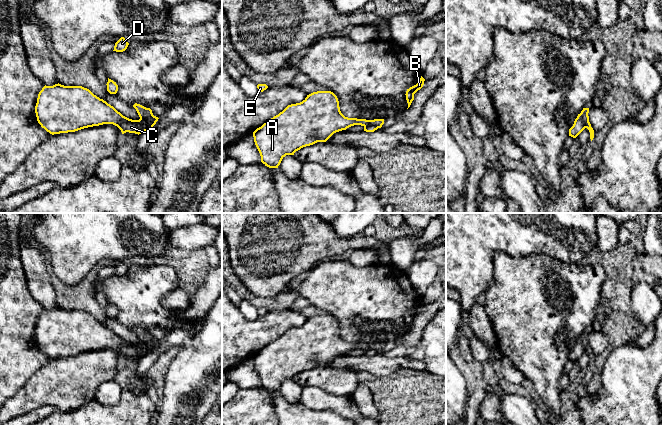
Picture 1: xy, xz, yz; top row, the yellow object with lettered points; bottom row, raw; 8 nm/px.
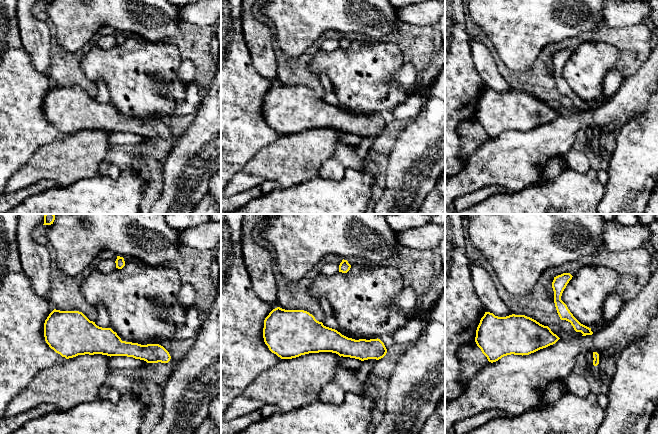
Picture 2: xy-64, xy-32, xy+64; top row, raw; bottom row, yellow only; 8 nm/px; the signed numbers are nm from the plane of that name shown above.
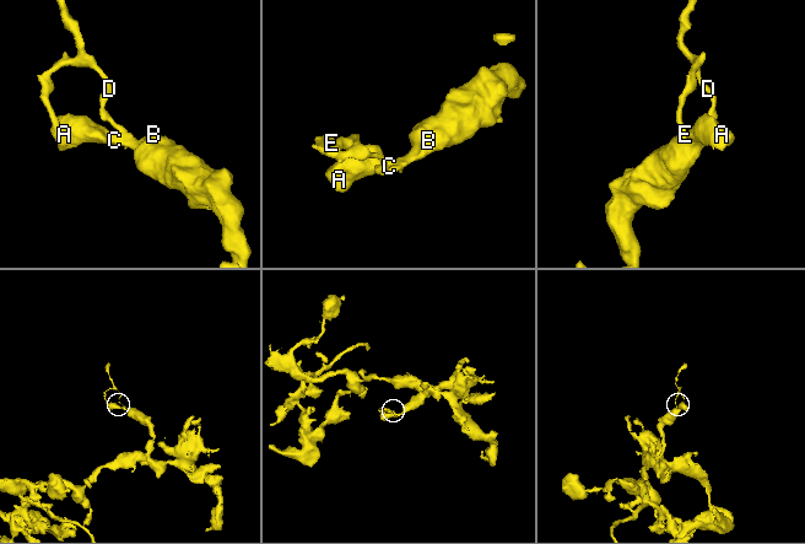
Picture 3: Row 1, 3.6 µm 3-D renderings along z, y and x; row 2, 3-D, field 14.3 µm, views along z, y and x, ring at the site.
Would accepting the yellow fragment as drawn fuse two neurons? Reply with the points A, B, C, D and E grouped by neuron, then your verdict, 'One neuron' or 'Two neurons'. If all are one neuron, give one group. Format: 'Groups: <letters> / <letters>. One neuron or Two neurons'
Groups: A B C / D E. Two neurons

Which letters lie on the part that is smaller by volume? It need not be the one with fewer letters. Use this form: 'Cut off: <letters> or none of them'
Cut off: D, E

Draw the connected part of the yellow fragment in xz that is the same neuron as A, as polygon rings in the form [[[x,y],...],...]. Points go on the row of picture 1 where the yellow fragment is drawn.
[[[331,91],[313,92],[300,103],[288,105],[253,132],[255,145],[260,153],[261,162],[269,168],[278,168],[286,155],[317,142],[326,142],[334,133],[346,130],[354,125],[376,126],[381,128],[384,119],[357,119],[345,117],[339,107],[337,96]]]

